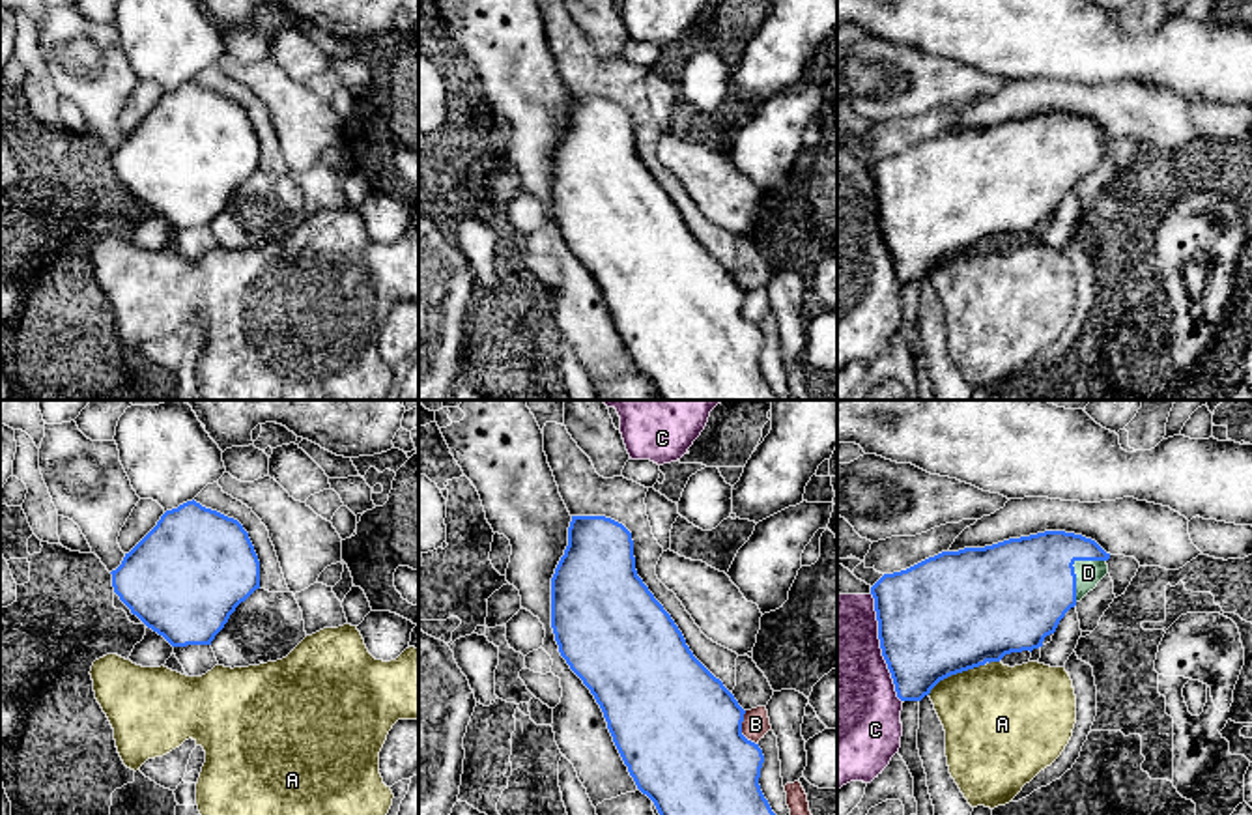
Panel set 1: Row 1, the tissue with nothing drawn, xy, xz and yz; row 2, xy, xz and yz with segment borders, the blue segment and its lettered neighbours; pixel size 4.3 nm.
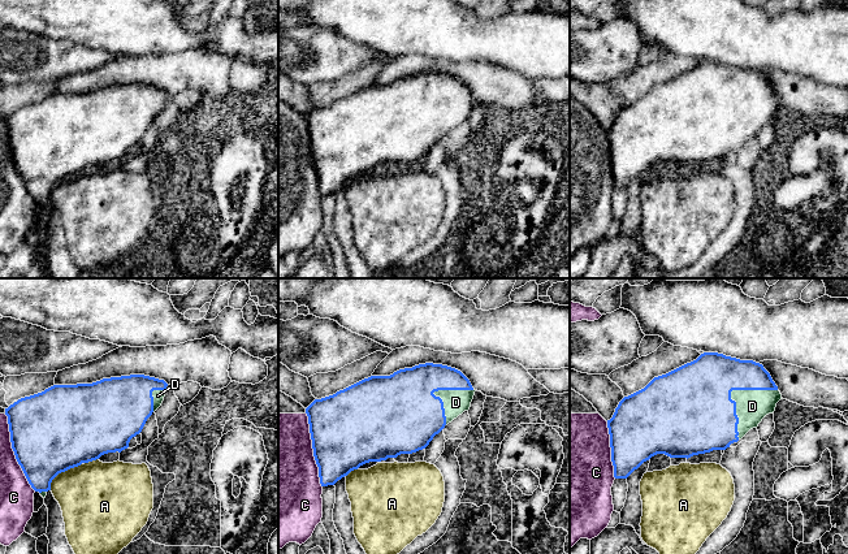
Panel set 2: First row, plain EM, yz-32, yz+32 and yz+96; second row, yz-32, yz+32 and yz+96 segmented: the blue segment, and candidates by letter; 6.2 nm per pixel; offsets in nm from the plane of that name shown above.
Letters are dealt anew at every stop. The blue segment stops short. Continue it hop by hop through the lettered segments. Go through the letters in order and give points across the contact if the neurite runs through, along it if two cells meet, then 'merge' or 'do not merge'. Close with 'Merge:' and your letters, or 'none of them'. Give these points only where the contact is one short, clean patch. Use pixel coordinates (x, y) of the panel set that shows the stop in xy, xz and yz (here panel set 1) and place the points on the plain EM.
A: do not merge
B: do not merge
C: do not merge
D: merge
Merge: D

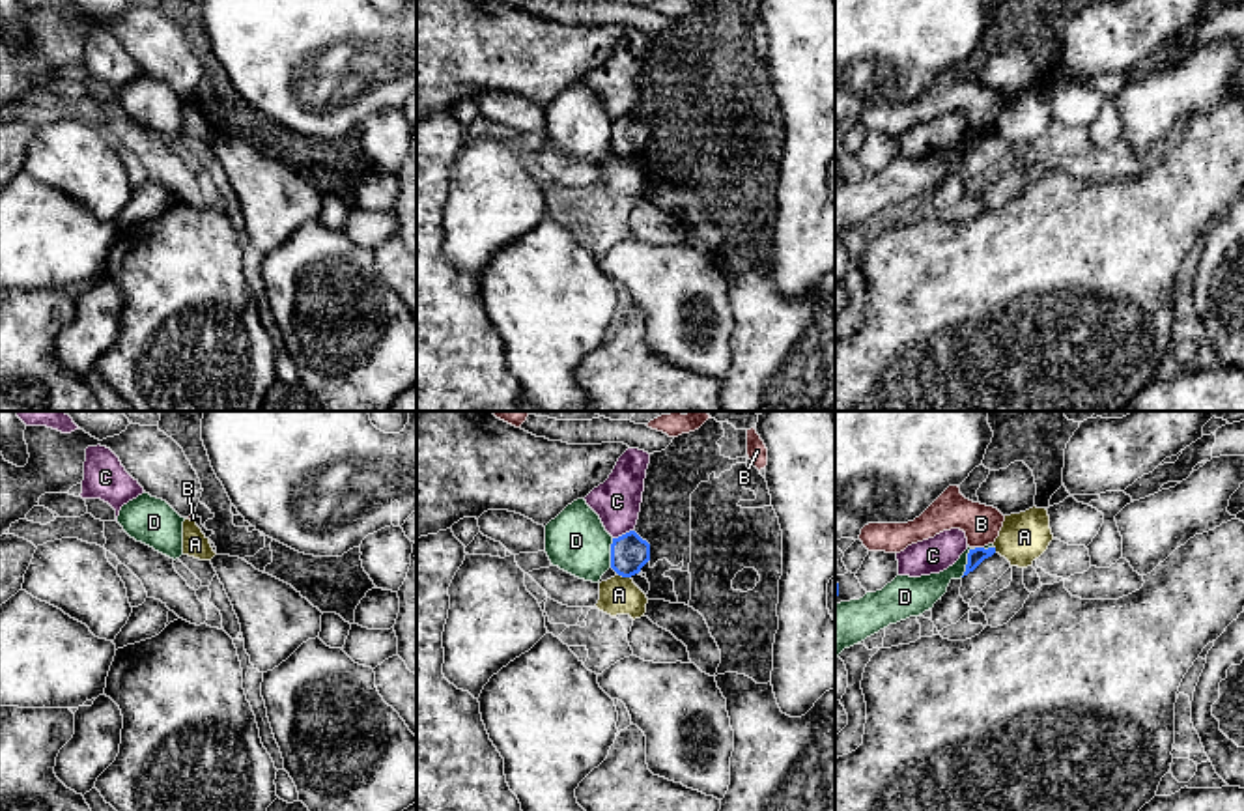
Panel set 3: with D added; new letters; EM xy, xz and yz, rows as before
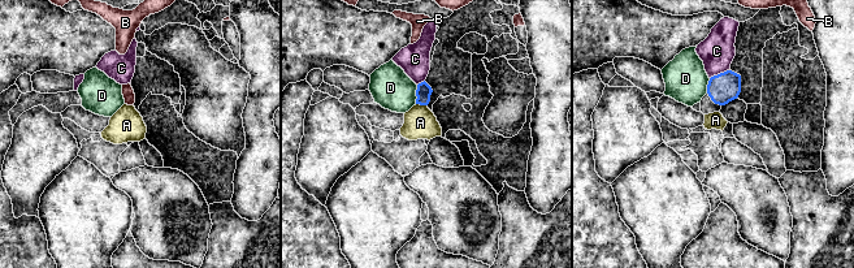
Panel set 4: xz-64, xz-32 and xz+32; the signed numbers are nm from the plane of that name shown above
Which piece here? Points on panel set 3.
A: border along xz (619, 156), (630, 159); do not merge
B: do not merge
C: do not merge
D: do not merge
Merge: none of them

